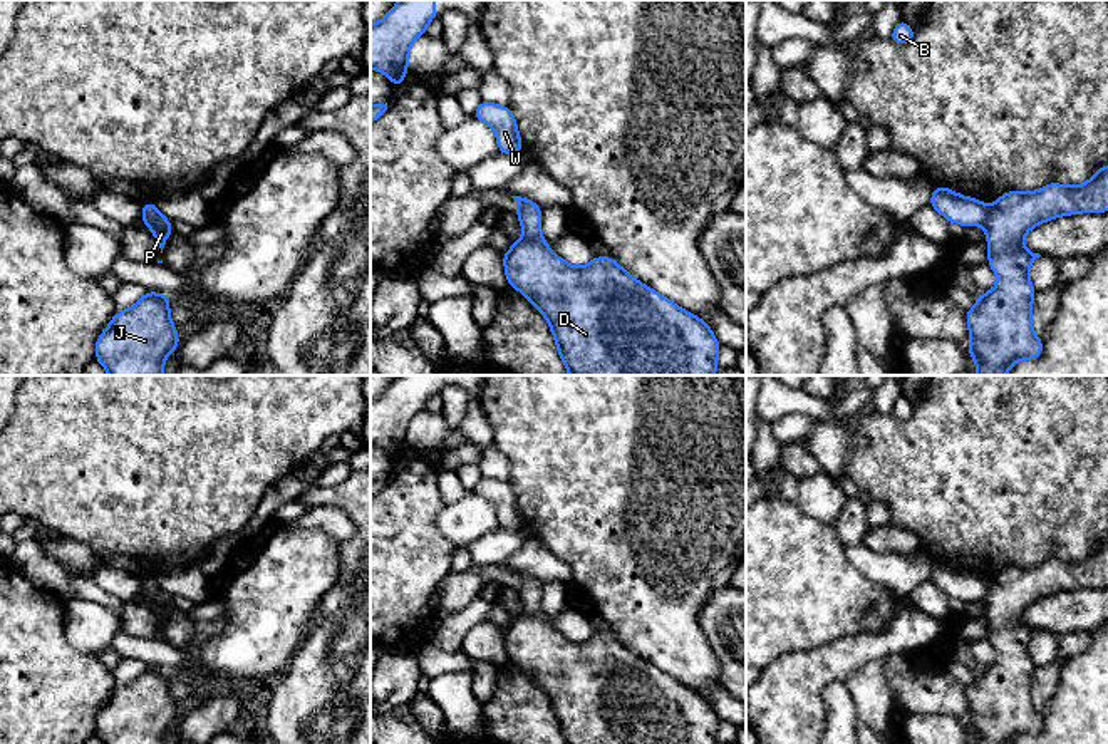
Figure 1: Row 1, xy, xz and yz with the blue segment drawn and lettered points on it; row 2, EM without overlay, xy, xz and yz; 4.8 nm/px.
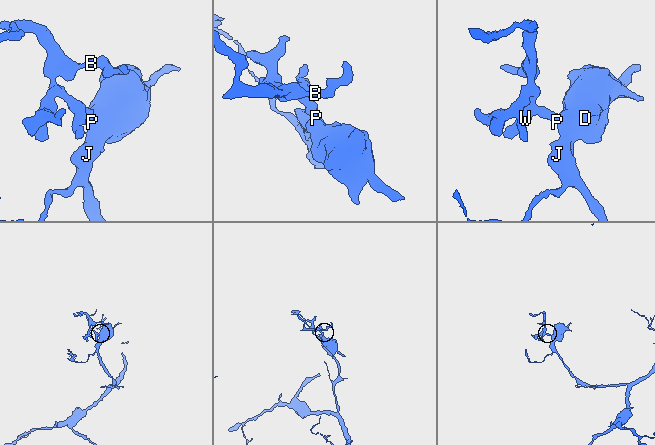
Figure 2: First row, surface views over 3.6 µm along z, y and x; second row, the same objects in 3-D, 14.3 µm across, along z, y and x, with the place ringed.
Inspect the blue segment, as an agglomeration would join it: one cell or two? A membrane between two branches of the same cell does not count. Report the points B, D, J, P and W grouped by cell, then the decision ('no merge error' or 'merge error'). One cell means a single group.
B W / D J P; merge error

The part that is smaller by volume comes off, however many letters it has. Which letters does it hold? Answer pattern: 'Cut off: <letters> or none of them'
Cut off: B, W

